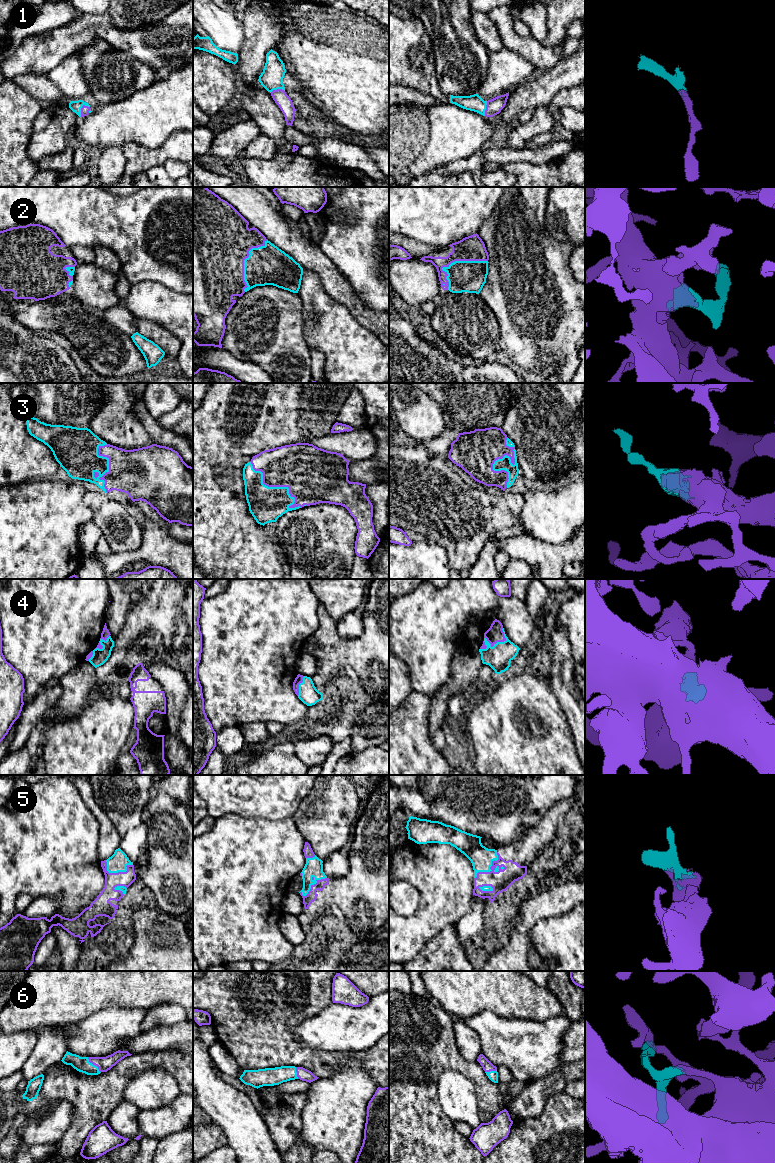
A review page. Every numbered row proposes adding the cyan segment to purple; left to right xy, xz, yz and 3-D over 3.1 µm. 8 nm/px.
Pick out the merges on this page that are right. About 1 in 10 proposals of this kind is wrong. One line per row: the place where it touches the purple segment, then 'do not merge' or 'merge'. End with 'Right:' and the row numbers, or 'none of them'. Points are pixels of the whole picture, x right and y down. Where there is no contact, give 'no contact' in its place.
1: contact xy (81, 108); merge
2: contact yz (454, 261); merge
3: contact yz (502, 457); merge
4: contact yz (495, 643); merge
5: contact yz (490, 868); merge
6: contact xy (94, 1064); merge
Right: 1, 2, 3, 4, 5, 6

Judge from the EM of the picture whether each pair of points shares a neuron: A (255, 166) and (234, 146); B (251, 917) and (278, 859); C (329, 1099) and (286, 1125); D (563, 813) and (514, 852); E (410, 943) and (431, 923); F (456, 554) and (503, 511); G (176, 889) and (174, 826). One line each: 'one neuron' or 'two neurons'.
A: two neurons
B: one neuron
C: two neurons
D: one neuron
E: one neuron
F: one neuron
G: one neuron

